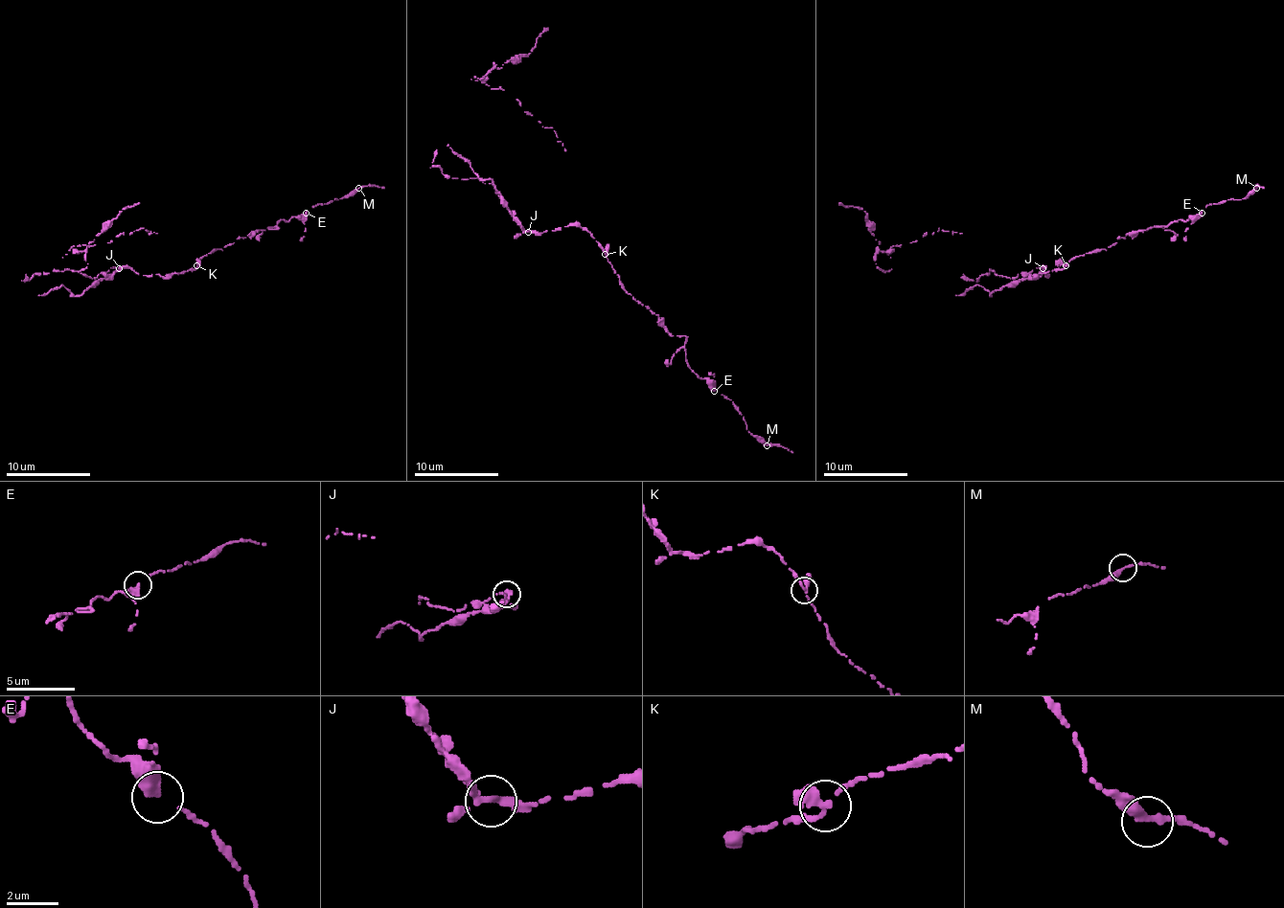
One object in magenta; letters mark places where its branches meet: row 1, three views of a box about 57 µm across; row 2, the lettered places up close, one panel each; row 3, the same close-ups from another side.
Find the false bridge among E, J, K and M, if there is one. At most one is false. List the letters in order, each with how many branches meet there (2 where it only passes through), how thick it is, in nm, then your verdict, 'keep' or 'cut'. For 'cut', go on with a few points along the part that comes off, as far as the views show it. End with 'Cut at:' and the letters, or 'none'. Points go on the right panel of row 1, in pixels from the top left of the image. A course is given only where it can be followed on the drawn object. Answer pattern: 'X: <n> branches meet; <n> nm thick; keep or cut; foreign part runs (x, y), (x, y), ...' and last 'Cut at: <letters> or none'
E: 2 branches meet; 280 nm thick; keep
J: 3 branches meet; 220 nm thick; cut
K: 3 branches meet; 260 nm thick; keep
M: 2 branches meet; 280 nm thick; keep
Cut at: J

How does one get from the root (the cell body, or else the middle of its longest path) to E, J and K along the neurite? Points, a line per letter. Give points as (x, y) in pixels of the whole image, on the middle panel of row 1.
E: (561, 227), (580, 225), (594, 238), (622, 287), (647, 306), (673, 336), (685, 338), (687, 366), (714, 391)
J: (561, 227), (542, 233), (527, 231)
K: (561, 227), (584, 227), (605, 254)

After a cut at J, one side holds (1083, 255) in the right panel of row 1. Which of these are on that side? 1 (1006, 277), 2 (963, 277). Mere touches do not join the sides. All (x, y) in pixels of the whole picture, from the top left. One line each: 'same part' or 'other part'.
1: other part
2: other part

